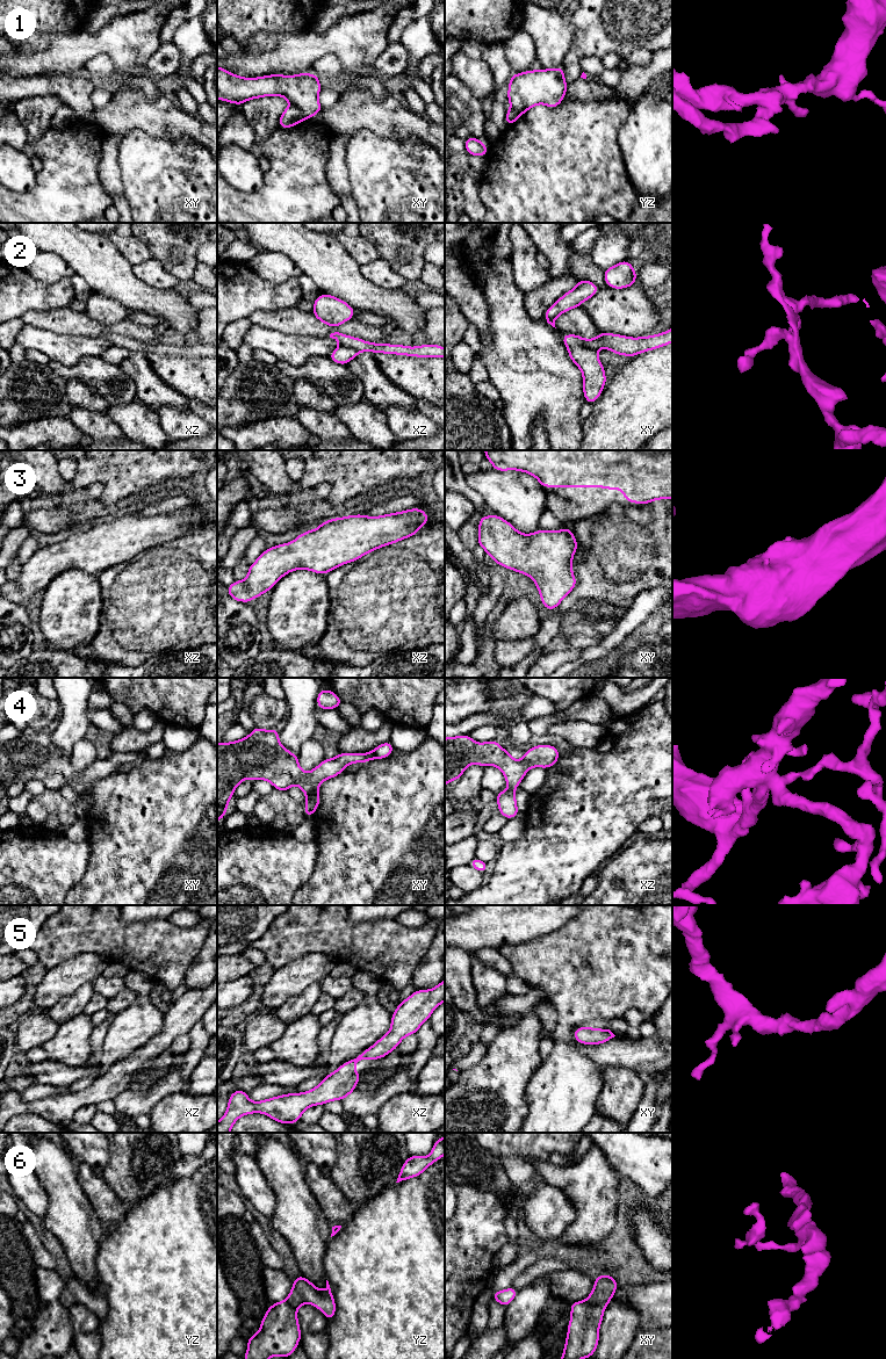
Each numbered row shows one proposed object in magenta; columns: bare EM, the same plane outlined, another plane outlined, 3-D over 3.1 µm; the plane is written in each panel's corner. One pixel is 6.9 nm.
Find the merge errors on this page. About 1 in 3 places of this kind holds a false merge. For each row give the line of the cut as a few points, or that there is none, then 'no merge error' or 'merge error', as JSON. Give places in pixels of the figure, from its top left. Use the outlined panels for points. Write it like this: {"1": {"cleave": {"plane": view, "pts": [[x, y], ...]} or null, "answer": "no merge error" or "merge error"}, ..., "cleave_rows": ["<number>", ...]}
{"1": {"cleave": {"plane": "xy", "pts": [[292, 106], [296, 107], [307, 117]]}, "answer": "merge error"}, "2": {"cleave": {"plane": "xy", "pts": [[570, 334], [596, 351]]}, "answer": "merge error"}, "3": {"cleave": null, "answer": "no merge error"}, "4": {"cleave": null, "answer": "no merge error"}, "5": {"cleave": null, "answer": "no merge error"}, "6": {"cleave": null, "answer": "no merge error"}, "cleave_rows": ["1", "2"]}

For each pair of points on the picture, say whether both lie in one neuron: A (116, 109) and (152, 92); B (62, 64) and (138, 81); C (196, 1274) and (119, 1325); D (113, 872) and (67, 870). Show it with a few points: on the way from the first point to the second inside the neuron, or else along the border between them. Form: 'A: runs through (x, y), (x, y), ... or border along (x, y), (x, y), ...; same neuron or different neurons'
A: border along (121, 88), (138, 89), (149, 99), (160, 93); different neurons
B: border along (137, 70), (131, 73); different neurons
C: runs through (177, 1294), (145, 1325), (138, 1325); same neuron
D: border along (89, 844), (86, 872), (69, 891); different neurons

